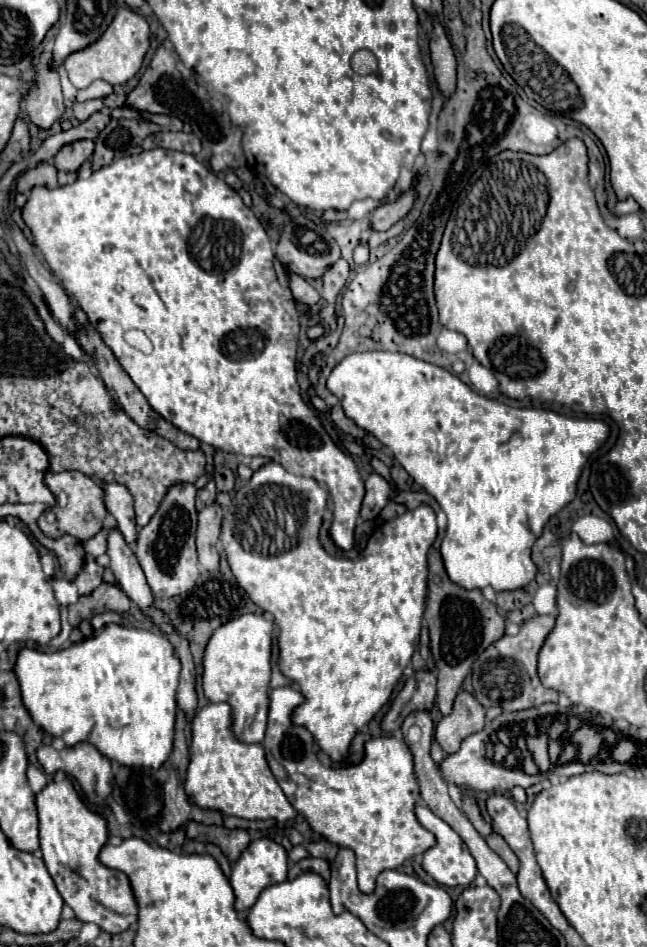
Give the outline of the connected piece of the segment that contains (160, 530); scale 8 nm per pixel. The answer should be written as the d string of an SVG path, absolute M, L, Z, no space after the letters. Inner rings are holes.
M174 483L168 487L158 511L150 523L140 529L136 541L136 559L148 579L148 585L158 597L176 597L194 587L200 565L196 559L196 487L192 483Z

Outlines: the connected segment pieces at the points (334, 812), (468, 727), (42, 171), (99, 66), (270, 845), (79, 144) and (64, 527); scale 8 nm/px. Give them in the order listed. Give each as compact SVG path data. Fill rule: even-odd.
M278 687L278 689L270 691L268 727L266 727L266 737L262 741L264 751L266 751L266 761L270 765L272 775L276 777L280 789L284 791L286 799L300 815L304 815L310 829L316 835L320 835L322 839L326 839L338 847L348 847L354 851L356 869L358 869L358 887L362 893L372 893L378 873L382 873L384 869L400 867L406 859L410 859L414 855L422 855L426 849L430 849L436 843L434 835L428 829L424 829L414 815L418 783L414 779L412 753L404 741L398 741L394 737L378 737L378 739L372 739L366 743L364 759L358 765L338 767L338 769L324 767L318 761L316 753L312 753L304 747L306 729L294 725L290 719L294 707L298 707L302 701L304 701L304 697L300 695L300 691L296 687Z
M460 691L454 699L452 713L442 717L436 727L436 741L446 753L458 751L464 737L480 731L484 727L484 707L474 699L472 693Z
M38 163L34 169L28 169L24 171L20 177L18 177L18 191L28 191L36 185L44 185L48 189L54 189L58 187L58 171L52 163Z
M118 7L112 23L102 33L102 37L90 43L88 47L70 53L64 61L64 67L70 83L76 89L88 87L94 79L104 79L110 85L122 85L138 73L148 47L150 47L150 29L146 19L128 7Z
M258 839L258 841L252 841L240 855L240 859L236 861L234 869L232 869L232 875L230 875L230 885L234 889L234 895L236 895L236 903L234 903L234 909L242 915L244 911L248 911L254 901L258 899L260 891L268 885L274 885L274 883L282 883L286 881L286 873L288 873L288 855L286 855L286 849L278 843L274 843L272 839Z
M80 139L80 141L68 143L56 153L54 165L60 171L76 171L84 161L90 159L92 151L94 151L94 141L92 139Z
M48 471L44 481L48 489L56 495L56 505L50 511L42 513L42 517L38 519L38 527L46 537L58 539L62 535L72 535L80 541L86 541L104 527L104 519L108 515L104 505L104 489L92 477L80 471L62 471L62 473Z

